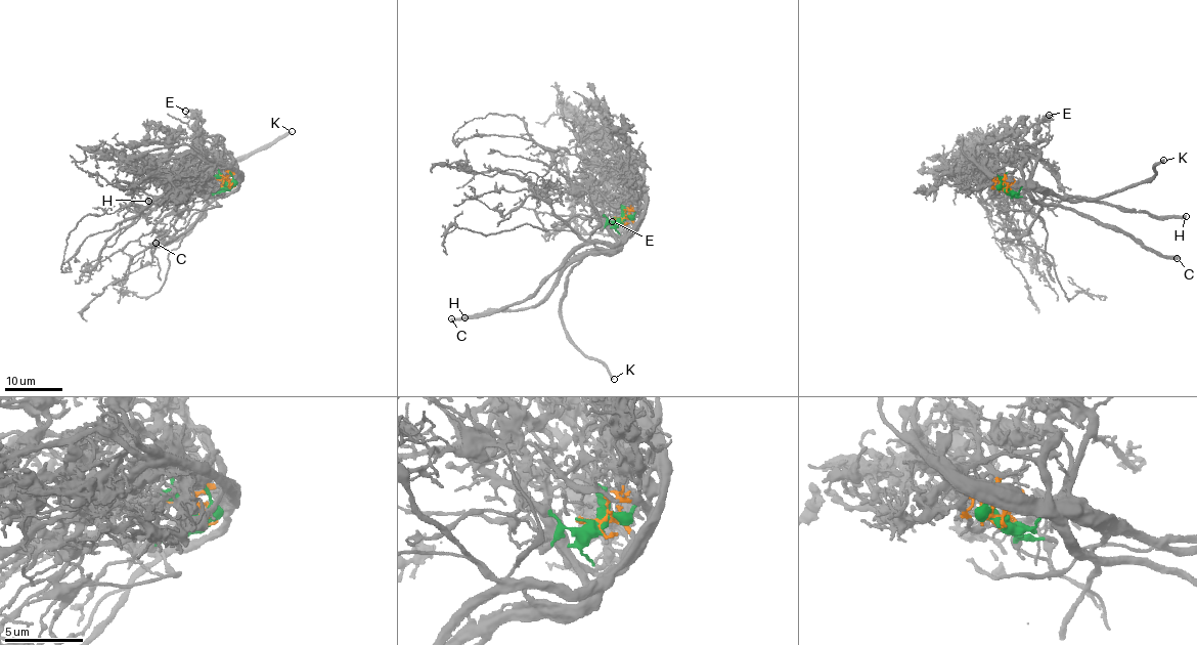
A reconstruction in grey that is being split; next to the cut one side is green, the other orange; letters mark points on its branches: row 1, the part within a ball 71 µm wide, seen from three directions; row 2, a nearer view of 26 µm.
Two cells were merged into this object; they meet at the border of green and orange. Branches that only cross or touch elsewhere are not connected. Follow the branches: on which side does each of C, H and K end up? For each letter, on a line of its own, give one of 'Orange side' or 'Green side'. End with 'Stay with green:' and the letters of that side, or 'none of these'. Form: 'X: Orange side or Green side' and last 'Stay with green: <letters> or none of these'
C: Green side
H: Orange side
K: Orange side
Stay with green: C

